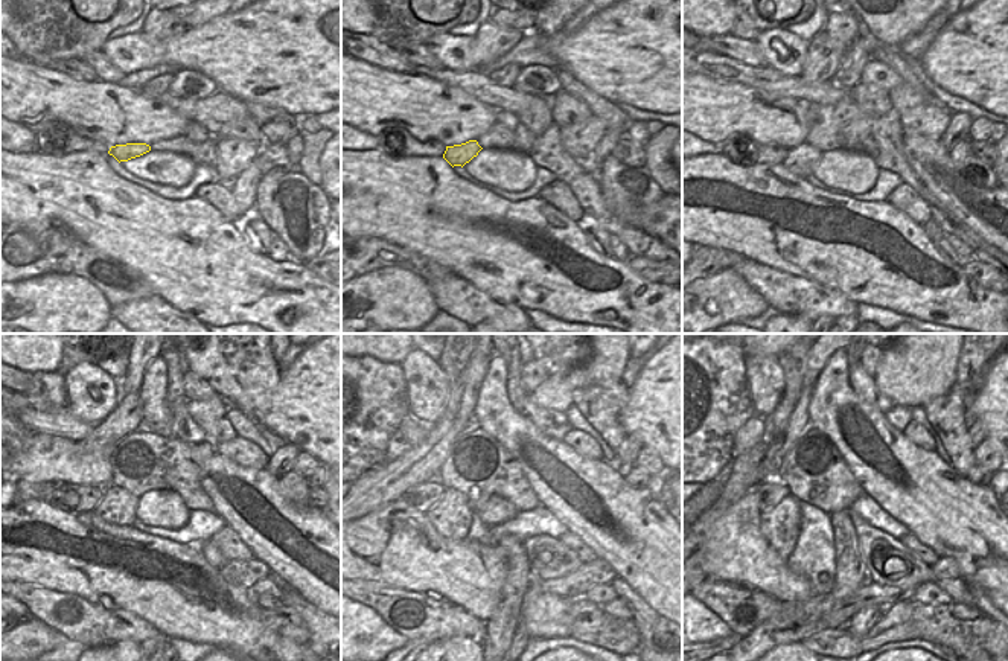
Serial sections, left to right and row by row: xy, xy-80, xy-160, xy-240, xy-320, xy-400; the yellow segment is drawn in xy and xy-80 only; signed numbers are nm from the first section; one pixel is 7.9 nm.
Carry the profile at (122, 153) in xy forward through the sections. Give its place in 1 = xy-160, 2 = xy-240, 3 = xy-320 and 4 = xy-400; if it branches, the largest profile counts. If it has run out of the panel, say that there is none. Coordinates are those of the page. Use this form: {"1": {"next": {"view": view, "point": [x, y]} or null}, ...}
{"1": {"next": {"view": "xy-160", "point": [801, 160]}}, "2": {"next": {"view": "xy-240", "point": [118, 506]}}, "3": {"next": {"view": "xy-320", "point": [451, 515]}}, "4": {"next": {"view": "xy-400", "point": [781, 526]}}}

